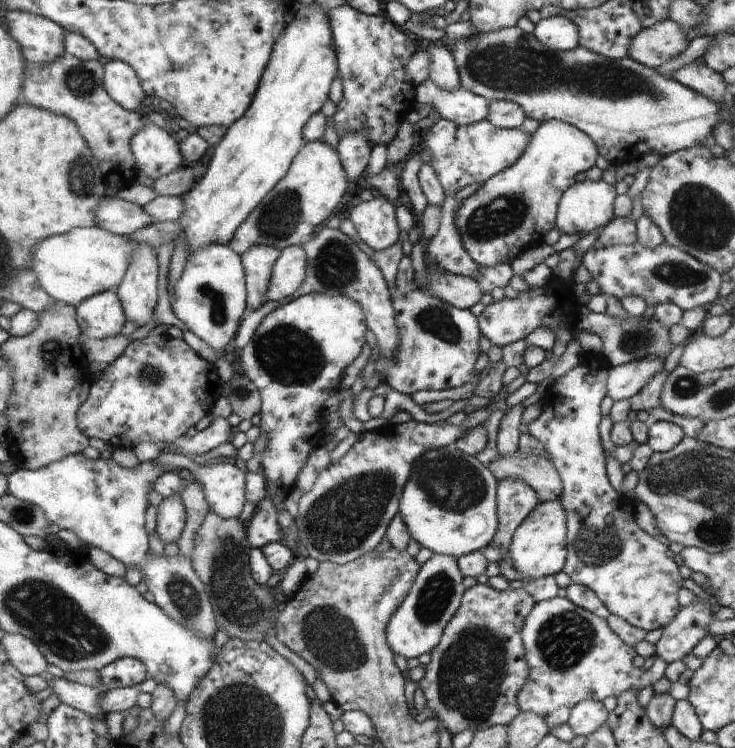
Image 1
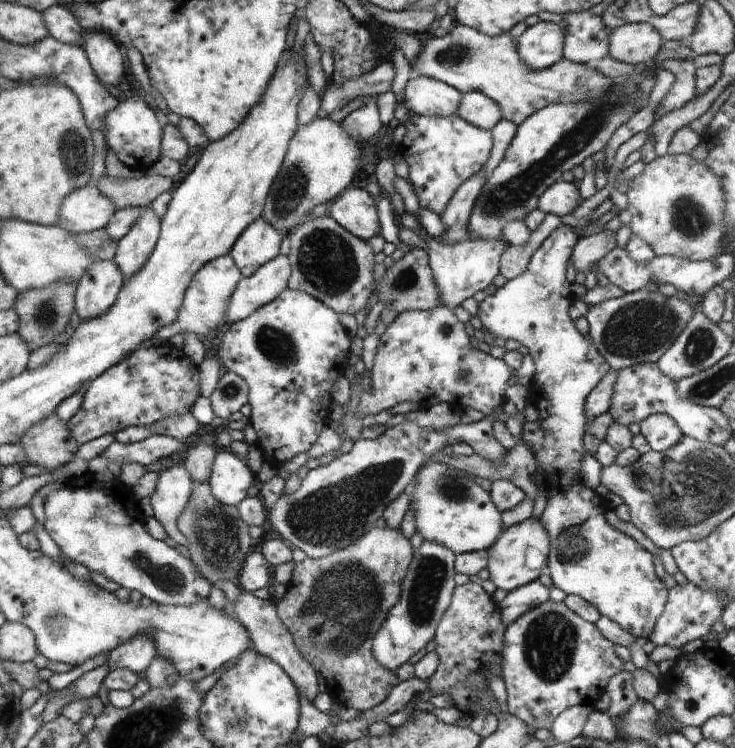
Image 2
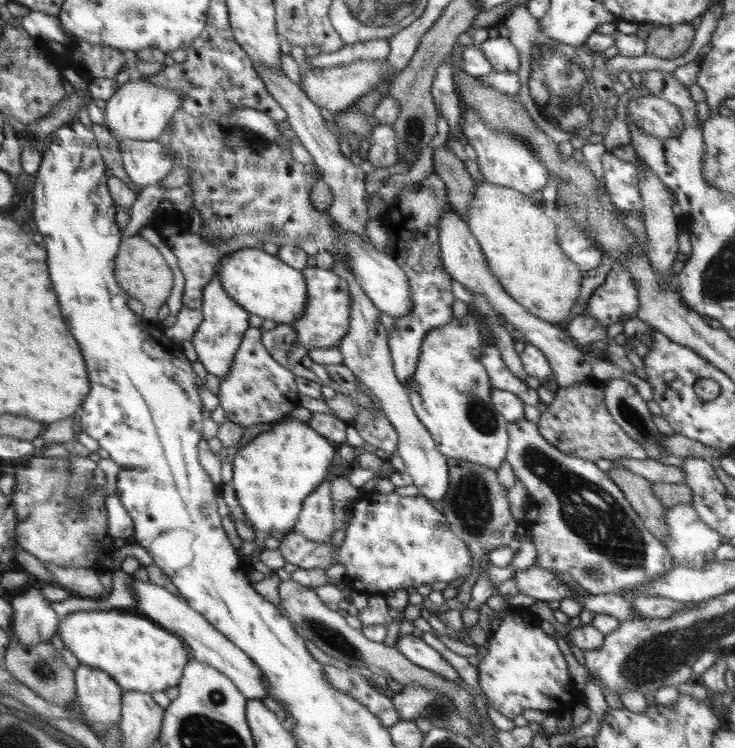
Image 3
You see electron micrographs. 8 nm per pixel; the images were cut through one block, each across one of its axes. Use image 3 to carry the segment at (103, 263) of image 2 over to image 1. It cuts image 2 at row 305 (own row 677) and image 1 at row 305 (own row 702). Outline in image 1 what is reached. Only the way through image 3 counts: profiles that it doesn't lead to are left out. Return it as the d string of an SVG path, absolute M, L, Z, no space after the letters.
M104 291L83 300L75 308L75 319L82 335L88 339L115 337L126 324L119 296Z

